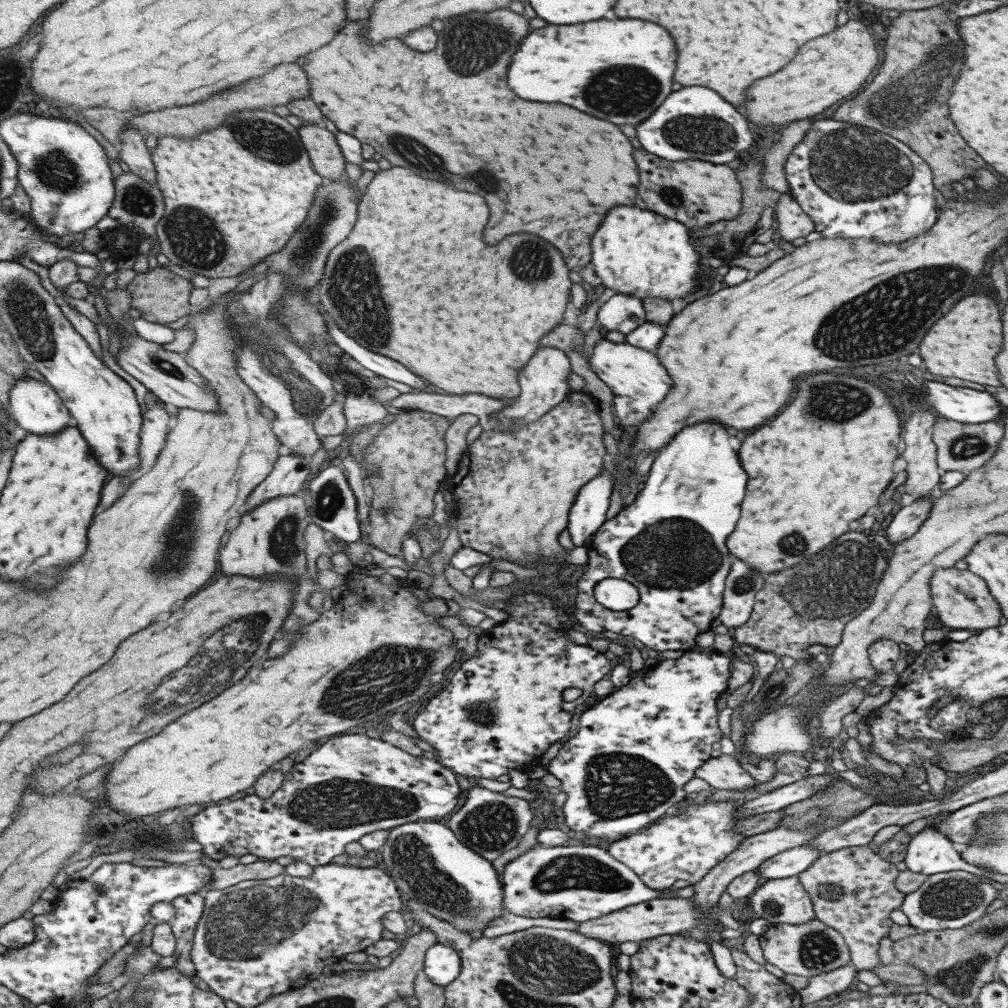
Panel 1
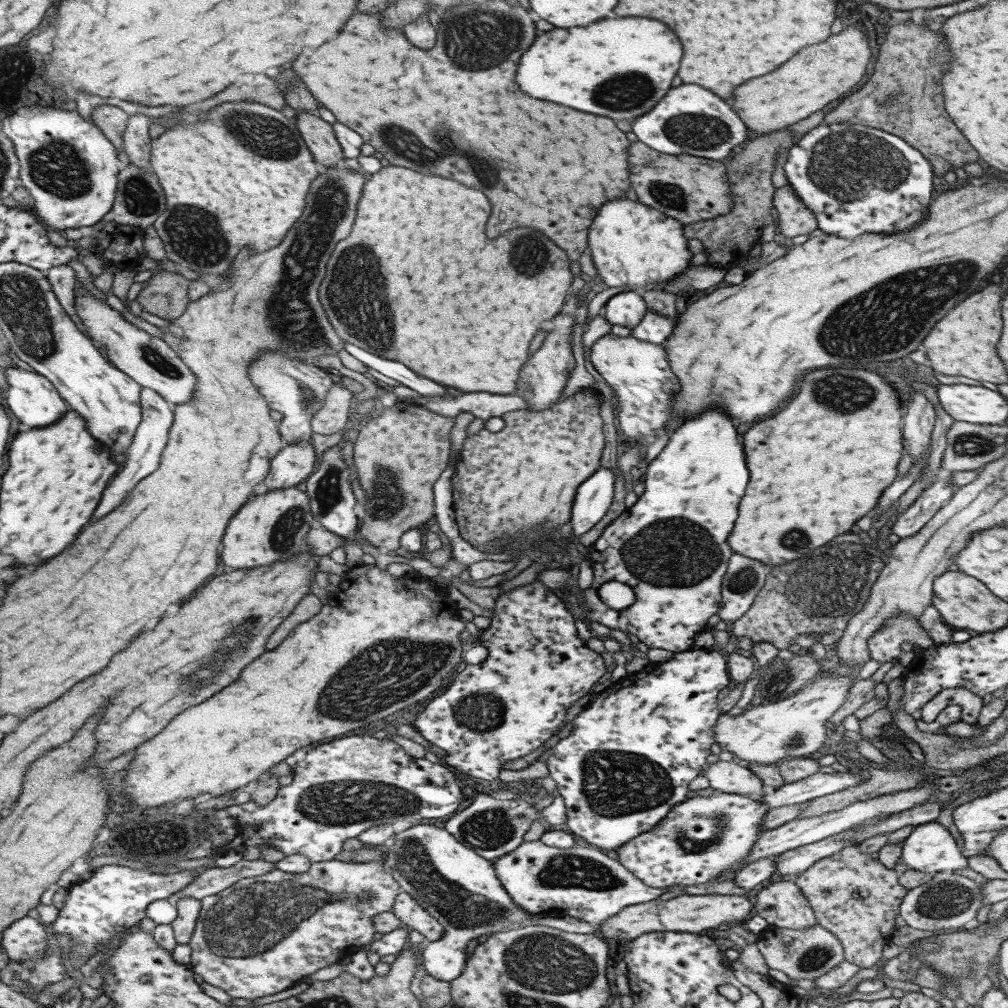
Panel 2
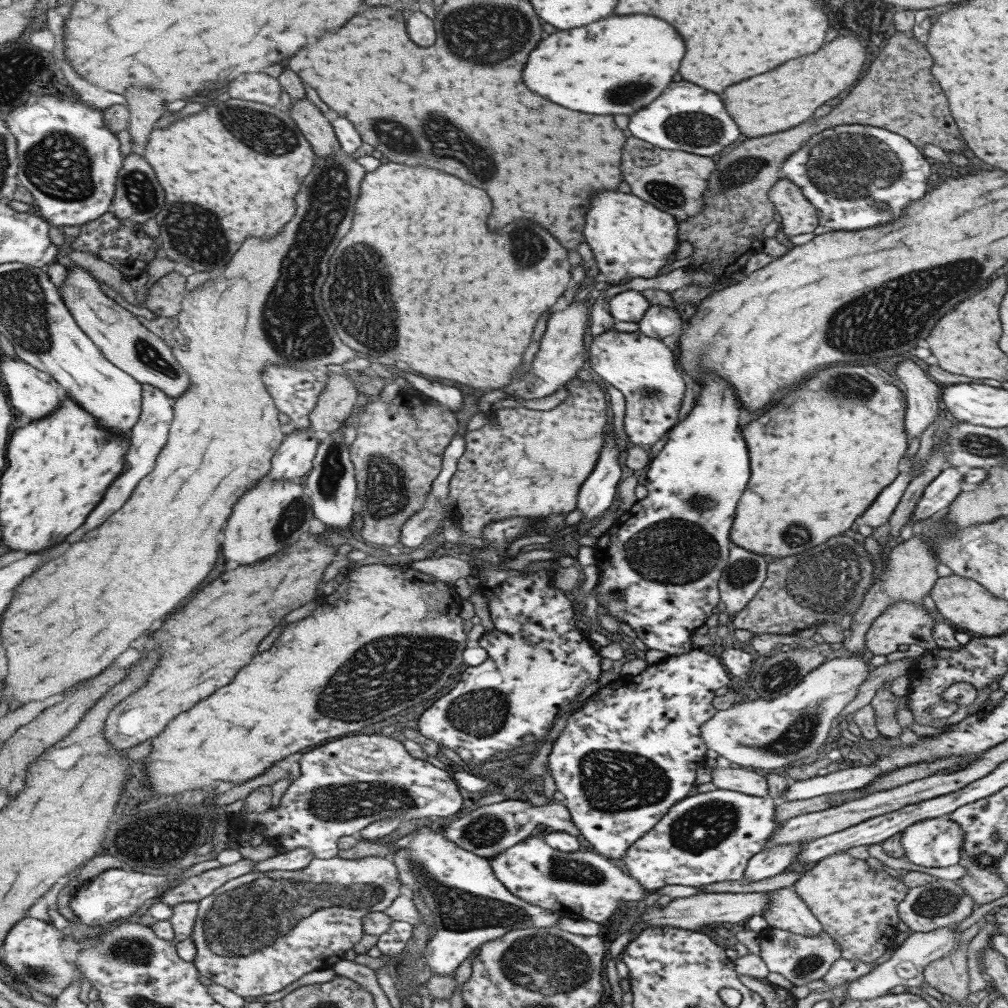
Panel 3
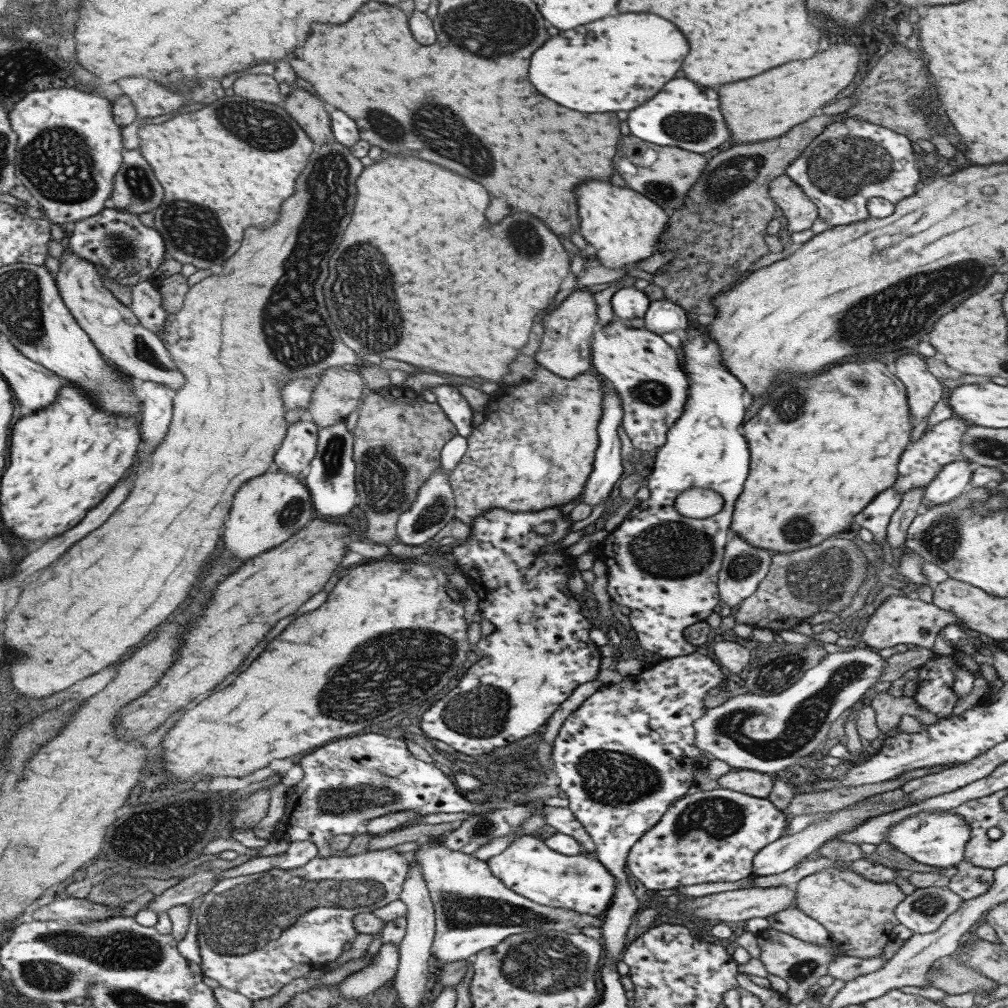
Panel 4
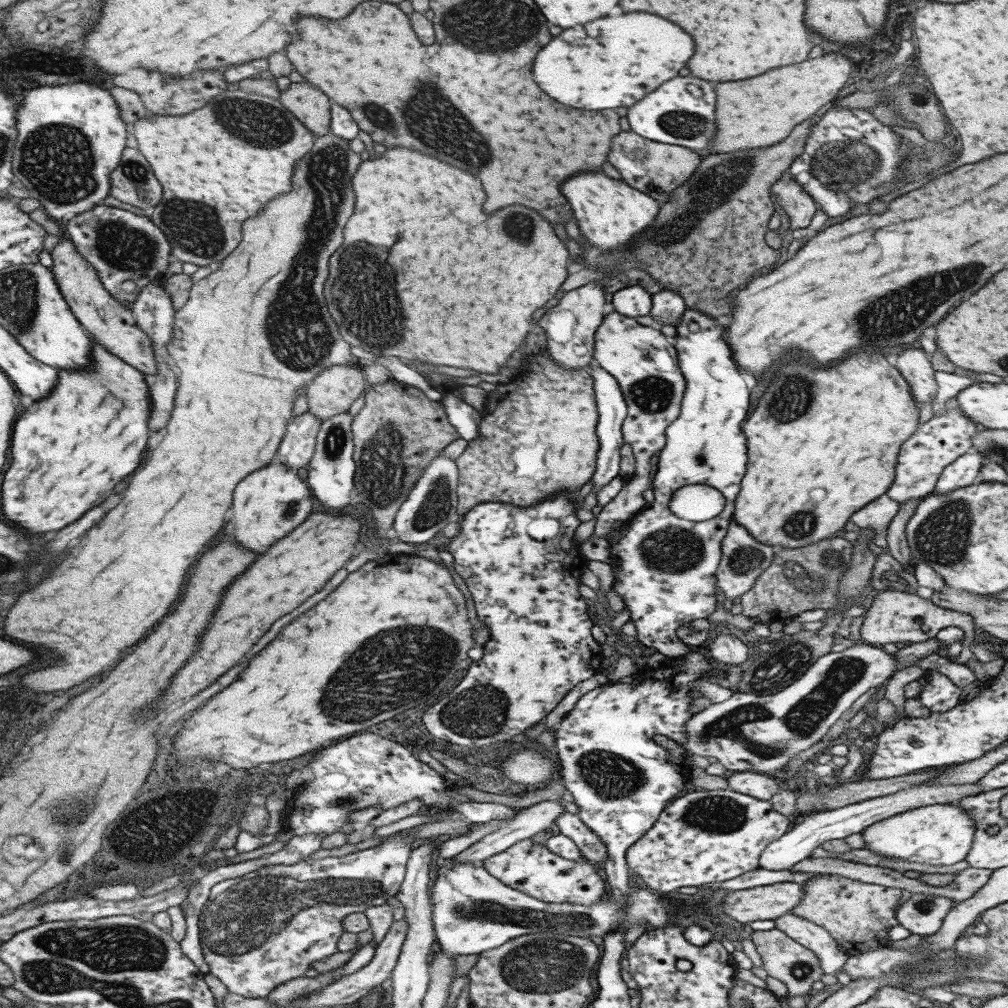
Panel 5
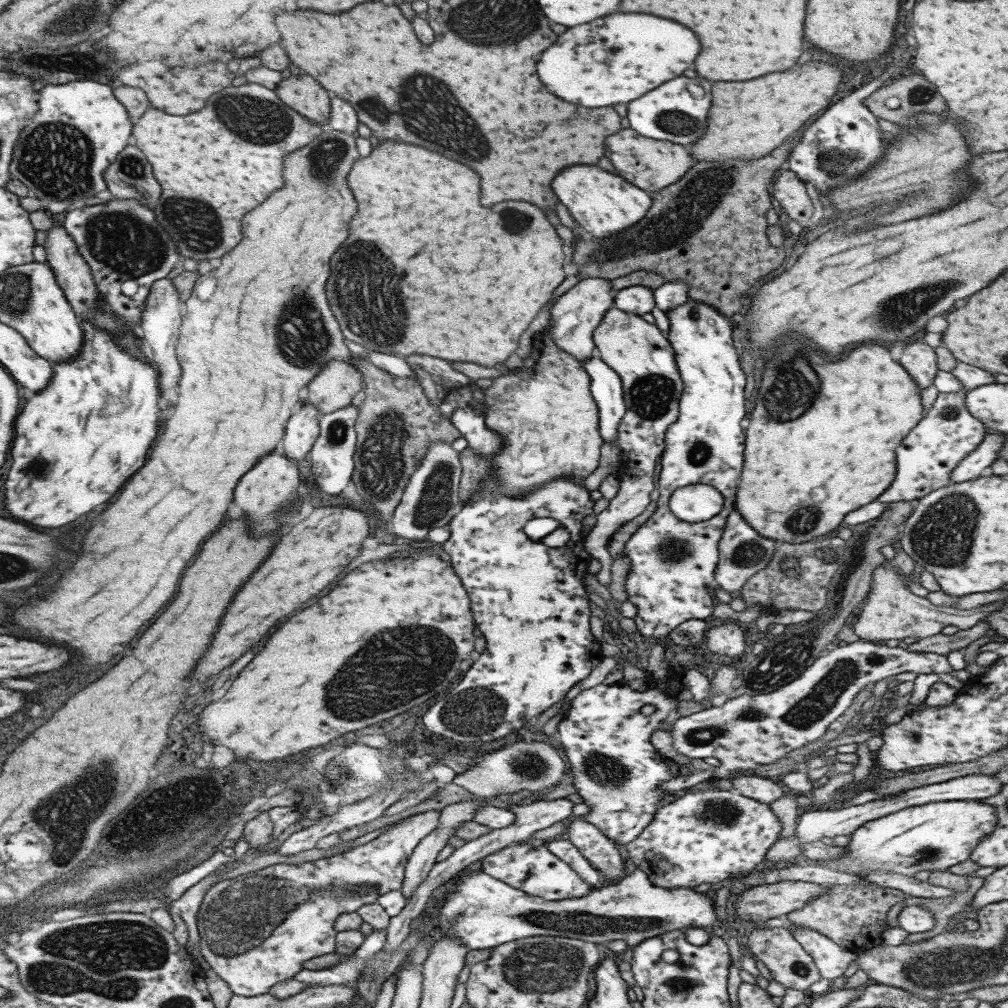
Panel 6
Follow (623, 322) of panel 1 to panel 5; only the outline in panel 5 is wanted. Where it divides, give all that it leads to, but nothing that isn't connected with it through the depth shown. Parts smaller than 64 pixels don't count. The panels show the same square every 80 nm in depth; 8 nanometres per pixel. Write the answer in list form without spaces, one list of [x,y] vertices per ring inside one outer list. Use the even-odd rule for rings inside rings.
[[[629,286],[612,294],[610,309],[635,318],[645,316],[651,308],[651,296],[639,286]]]

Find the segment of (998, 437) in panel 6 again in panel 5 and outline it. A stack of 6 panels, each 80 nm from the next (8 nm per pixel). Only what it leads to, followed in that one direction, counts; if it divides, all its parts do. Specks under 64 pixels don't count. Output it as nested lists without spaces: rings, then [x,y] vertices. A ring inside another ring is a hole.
[[[970,450],[958,456],[941,471],[929,496],[941,496],[950,490],[970,485],[977,479],[983,464],[985,464],[984,454],[977,451]]]

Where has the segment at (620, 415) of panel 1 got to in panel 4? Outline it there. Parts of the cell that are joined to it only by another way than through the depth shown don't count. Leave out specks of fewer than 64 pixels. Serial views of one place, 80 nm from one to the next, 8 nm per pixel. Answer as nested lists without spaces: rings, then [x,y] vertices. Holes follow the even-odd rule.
[[[621,319],[595,329],[592,336],[591,369],[609,381],[620,396],[623,411],[620,426],[633,445],[634,452],[643,453],[658,449],[665,442],[667,429],[681,416],[688,393],[689,383],[683,376],[684,372],[679,369],[675,351],[661,339],[661,335],[643,327],[633,328]]]

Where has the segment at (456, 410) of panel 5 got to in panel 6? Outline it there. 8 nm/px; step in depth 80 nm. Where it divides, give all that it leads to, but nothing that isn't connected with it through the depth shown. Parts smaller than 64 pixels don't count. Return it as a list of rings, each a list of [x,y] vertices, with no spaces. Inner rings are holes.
[[[470,405],[456,408],[449,418],[450,423],[466,440],[466,446],[472,448],[482,458],[492,458],[502,448],[500,434],[489,430],[484,423],[481,411]]]

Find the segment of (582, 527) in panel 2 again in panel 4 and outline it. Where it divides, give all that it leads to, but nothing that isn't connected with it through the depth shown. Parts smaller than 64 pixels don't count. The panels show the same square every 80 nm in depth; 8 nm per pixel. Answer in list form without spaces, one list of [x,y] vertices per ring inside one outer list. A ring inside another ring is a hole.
[[[601,381],[600,389],[602,390],[601,401],[601,418],[599,419],[596,431],[598,436],[598,445],[594,452],[594,459],[592,462],[592,471],[587,477],[581,492],[581,502],[594,507],[597,504],[604,504],[604,498],[609,498],[612,486],[615,486],[615,482],[619,479],[619,476],[623,473],[621,467],[619,447],[621,442],[617,437],[617,427],[621,424],[622,419],[622,402],[617,391],[613,388],[613,385],[609,381]]]

